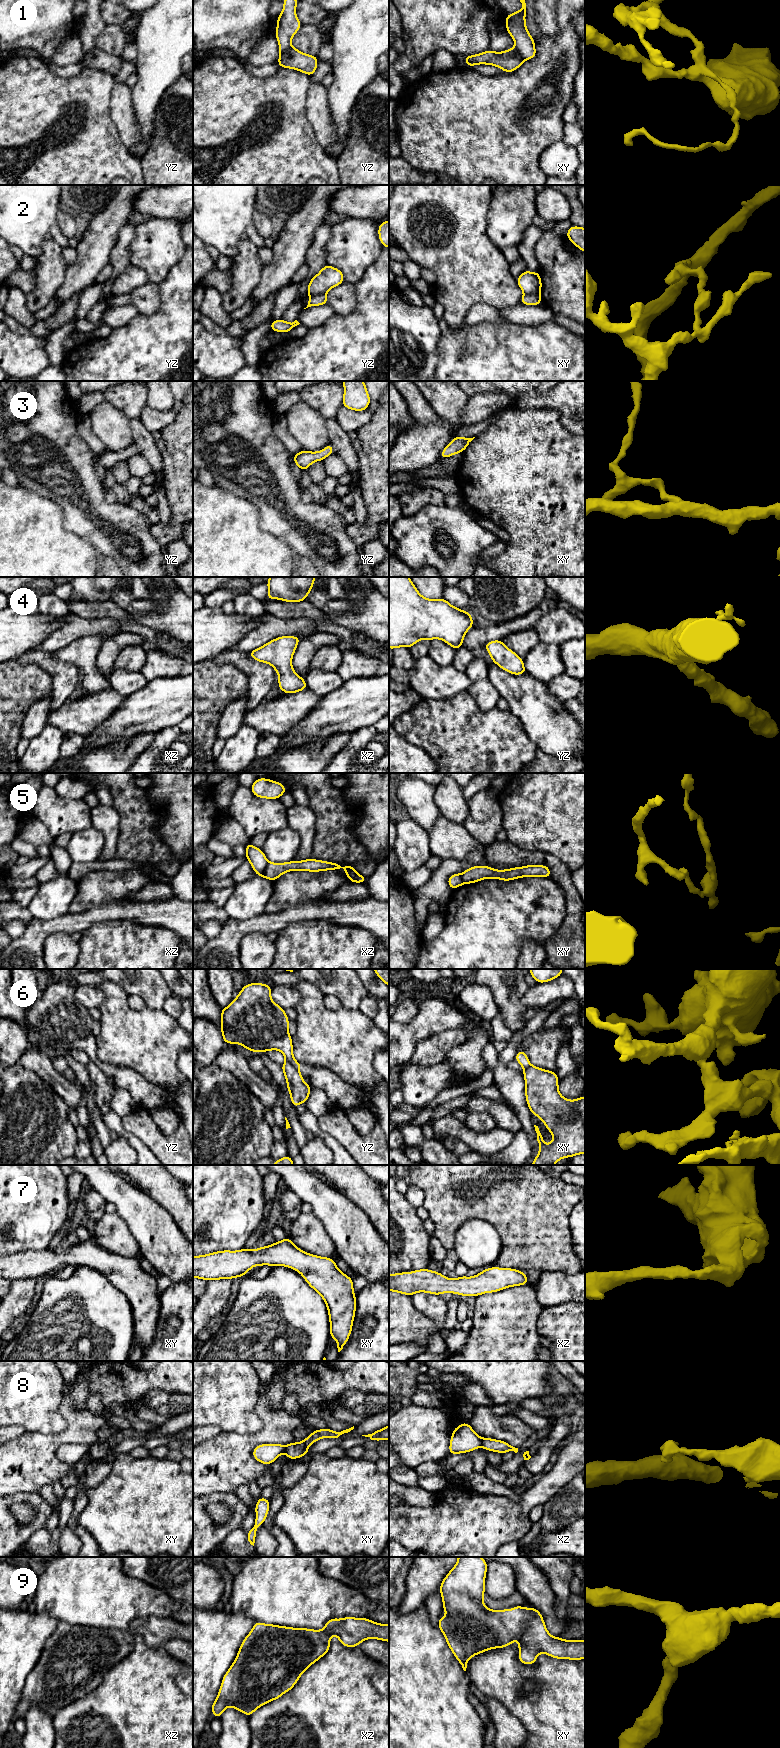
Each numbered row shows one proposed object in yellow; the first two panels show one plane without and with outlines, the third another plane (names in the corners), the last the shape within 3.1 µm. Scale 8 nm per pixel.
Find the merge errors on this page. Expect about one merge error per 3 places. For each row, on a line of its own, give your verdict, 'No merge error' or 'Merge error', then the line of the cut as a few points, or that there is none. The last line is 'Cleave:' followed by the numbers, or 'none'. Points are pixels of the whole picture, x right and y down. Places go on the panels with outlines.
1: Merge error. Split along yz (290, 45), (280, 55)
2: Merge error. Split along yz (325, 293), (310, 295)
3: No merge error. No split
4: No merge error. No split
5: Merge error. Split along xz (268, 862), (262, 876)
6: Merge error. Split along yz (286, 1060), (297, 1069)
7: No merge error. No split
8: Merge error. Split along xz (482, 1438), (480, 1445)
9: No merge error. No split
Cleave: 1, 2, 5, 6, 8

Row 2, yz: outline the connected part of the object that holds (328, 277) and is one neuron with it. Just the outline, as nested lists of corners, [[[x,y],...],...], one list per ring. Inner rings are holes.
[[[326,264],[317,275],[311,278],[307,294],[326,294],[331,288],[339,286],[344,281],[344,275],[341,270]]]

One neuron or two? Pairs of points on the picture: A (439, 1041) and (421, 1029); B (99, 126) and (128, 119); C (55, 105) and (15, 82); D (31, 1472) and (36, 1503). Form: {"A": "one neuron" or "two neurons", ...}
{"A": "two neurons", "B": "two neurons", "C": "one neuron", "D": "two neurons"}

